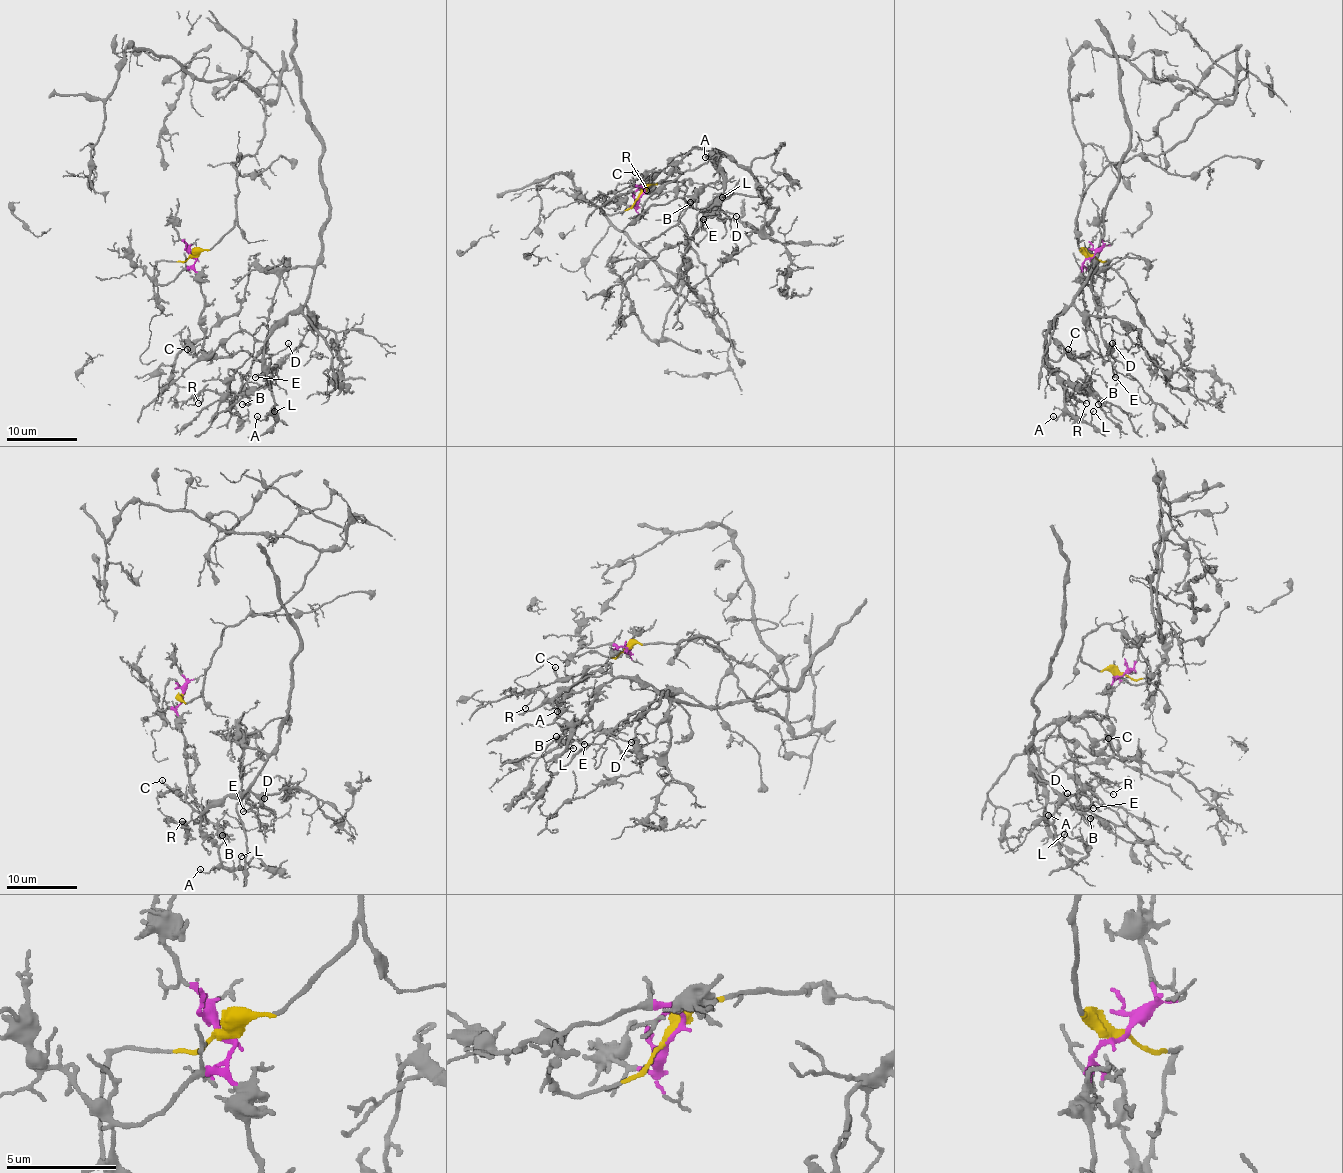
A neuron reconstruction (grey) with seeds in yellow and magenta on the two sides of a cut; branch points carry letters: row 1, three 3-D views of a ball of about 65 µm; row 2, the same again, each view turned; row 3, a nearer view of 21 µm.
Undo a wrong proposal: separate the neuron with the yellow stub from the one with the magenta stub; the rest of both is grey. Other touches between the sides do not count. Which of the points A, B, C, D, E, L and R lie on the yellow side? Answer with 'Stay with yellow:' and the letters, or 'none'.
Stay with yellow: none

